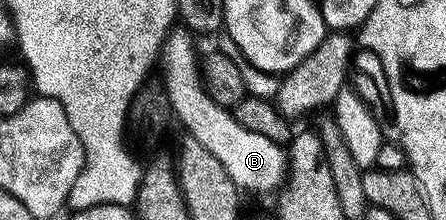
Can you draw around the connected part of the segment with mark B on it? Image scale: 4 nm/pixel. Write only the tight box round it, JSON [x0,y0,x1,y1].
[160,28,289,193]

